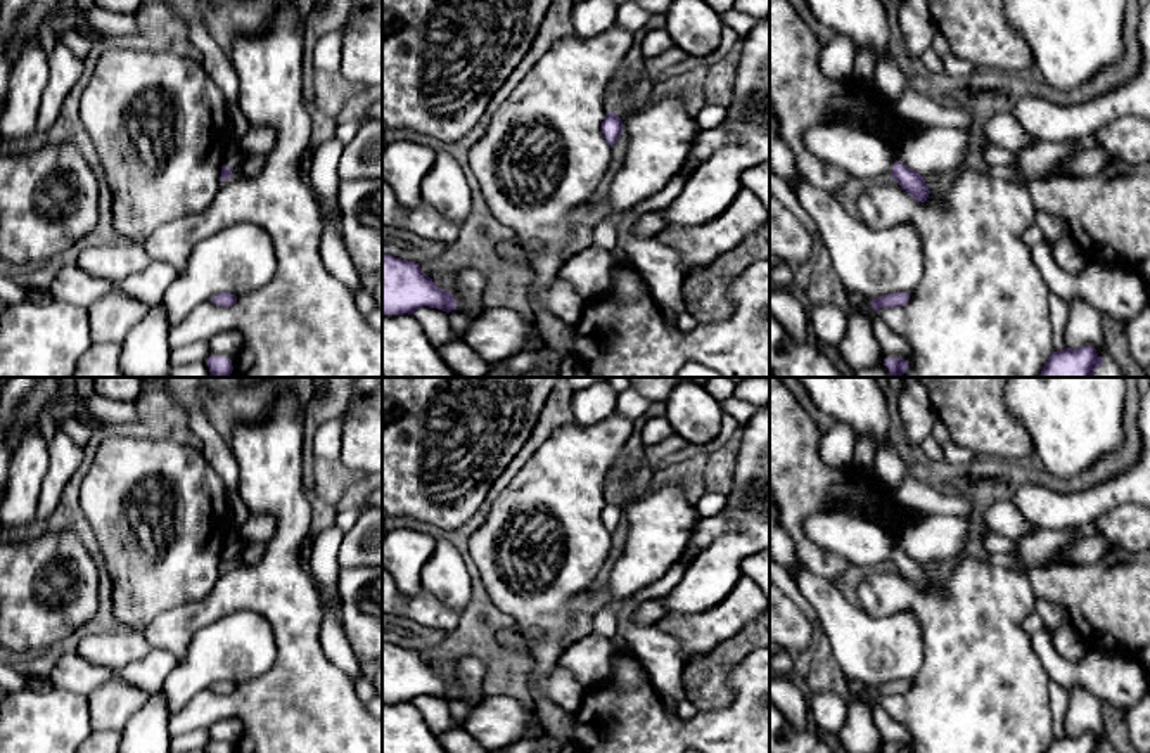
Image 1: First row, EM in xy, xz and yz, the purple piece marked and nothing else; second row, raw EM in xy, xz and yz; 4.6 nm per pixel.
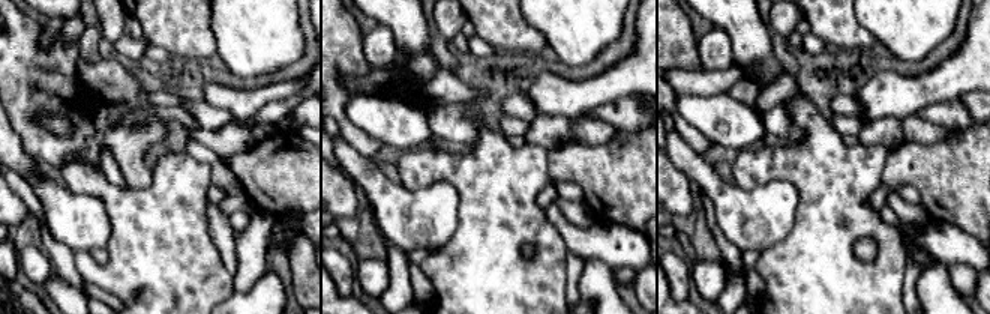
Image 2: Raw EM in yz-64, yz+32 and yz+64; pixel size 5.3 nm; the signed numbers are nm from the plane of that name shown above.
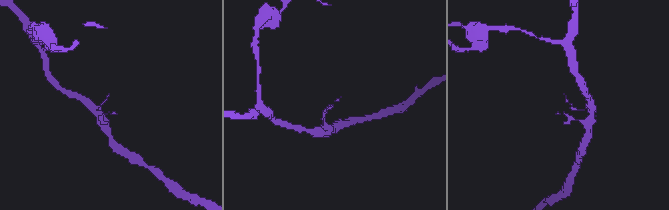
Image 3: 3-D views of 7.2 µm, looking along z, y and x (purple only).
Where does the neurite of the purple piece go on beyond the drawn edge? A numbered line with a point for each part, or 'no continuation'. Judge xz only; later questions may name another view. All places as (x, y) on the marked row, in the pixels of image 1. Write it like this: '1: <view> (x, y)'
no continuation

